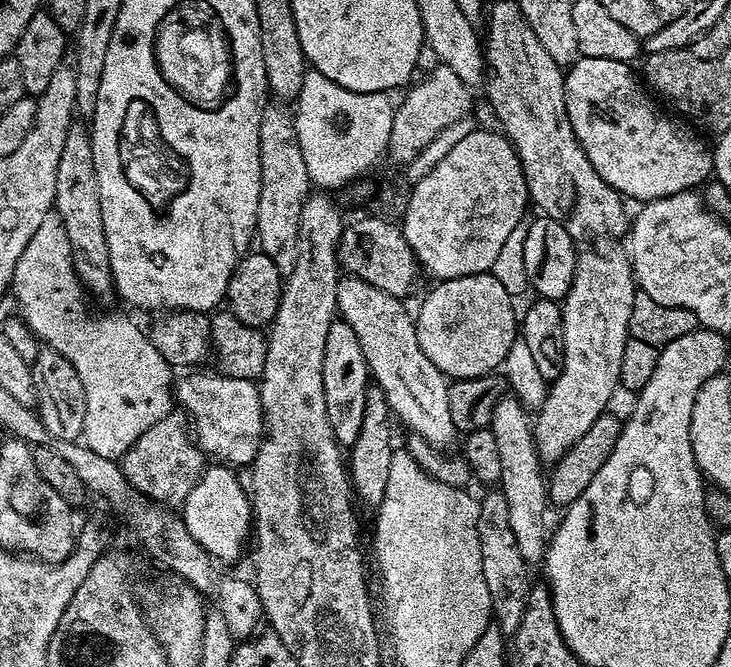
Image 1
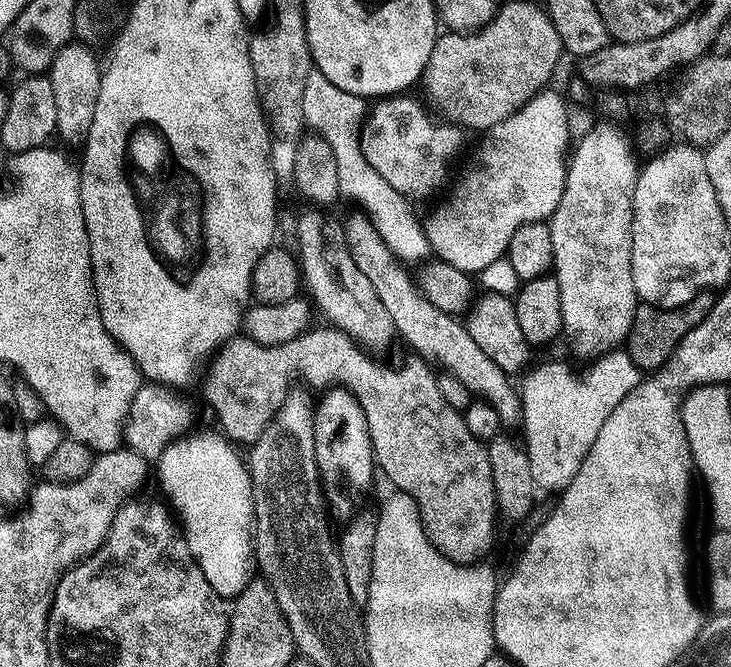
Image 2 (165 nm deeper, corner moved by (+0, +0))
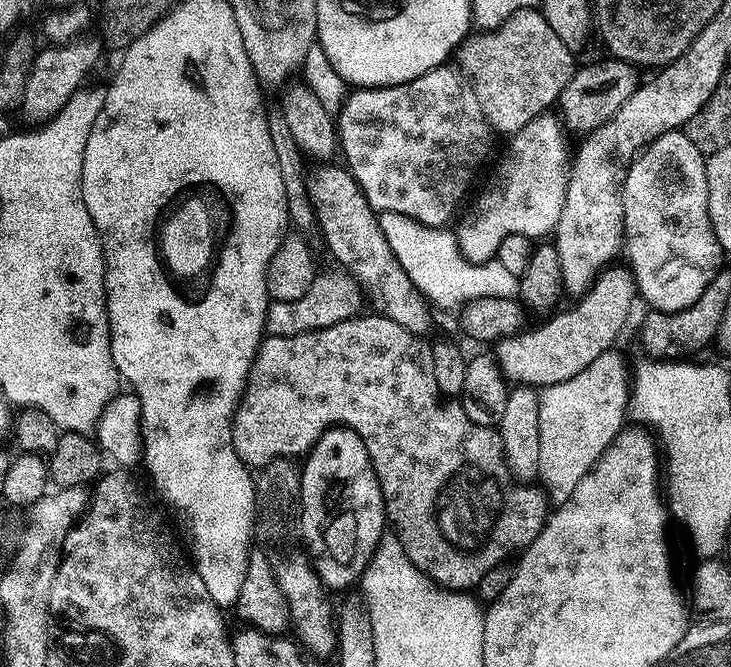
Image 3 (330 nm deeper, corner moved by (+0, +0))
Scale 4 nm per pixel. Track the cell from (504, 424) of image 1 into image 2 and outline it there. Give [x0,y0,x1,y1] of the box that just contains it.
[343,214,522,425]

